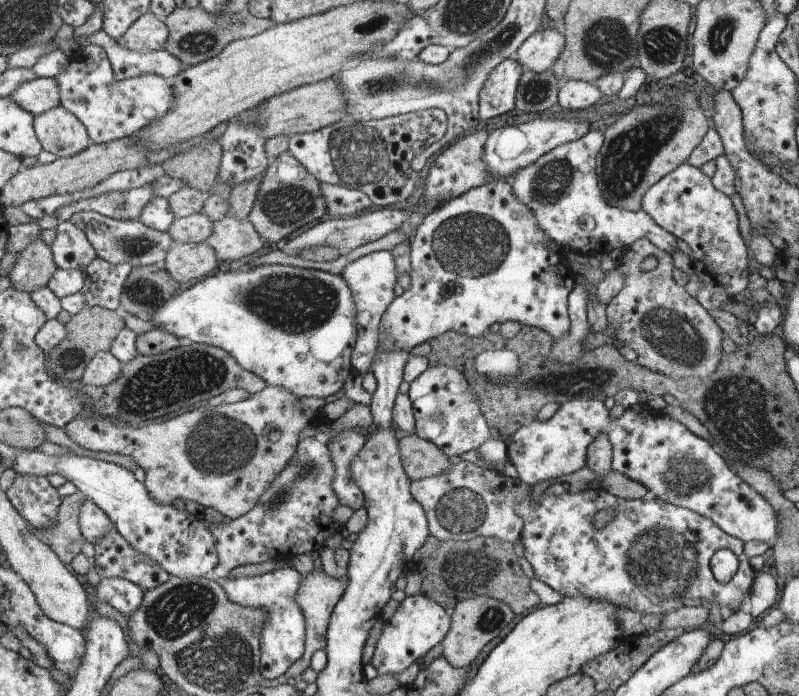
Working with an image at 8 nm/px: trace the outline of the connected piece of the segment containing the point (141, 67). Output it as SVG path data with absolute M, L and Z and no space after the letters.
M103 29L94 32L90 38L86 38L81 47L87 45L96 45L106 52L116 80L136 78L142 74L154 74L162 76L166 80L172 80L182 71L180 60L168 51L136 52L136 50L128 50L128 48L120 46Z

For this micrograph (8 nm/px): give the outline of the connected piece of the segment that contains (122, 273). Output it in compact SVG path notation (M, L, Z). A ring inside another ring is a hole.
M99 257L86 268L85 286L80 292L84 296L85 308L102 306L117 310L126 278L132 272L132 264L111 264Z

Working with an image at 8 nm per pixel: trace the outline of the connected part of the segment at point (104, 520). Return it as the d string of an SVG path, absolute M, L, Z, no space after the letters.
M87 497L80 506L79 526L82 528L82 534L92 545L100 542L102 536L115 529L107 514L104 514L104 511Z

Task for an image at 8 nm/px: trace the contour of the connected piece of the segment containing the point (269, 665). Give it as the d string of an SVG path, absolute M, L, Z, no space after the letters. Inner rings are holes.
M282 567L255 576L235 577L228 574L222 585L230 602L248 608L264 608L268 614L263 634L260 634L262 657L259 669L264 679L278 679L304 654L306 621L302 608L296 602L303 582L304 576L293 567Z

